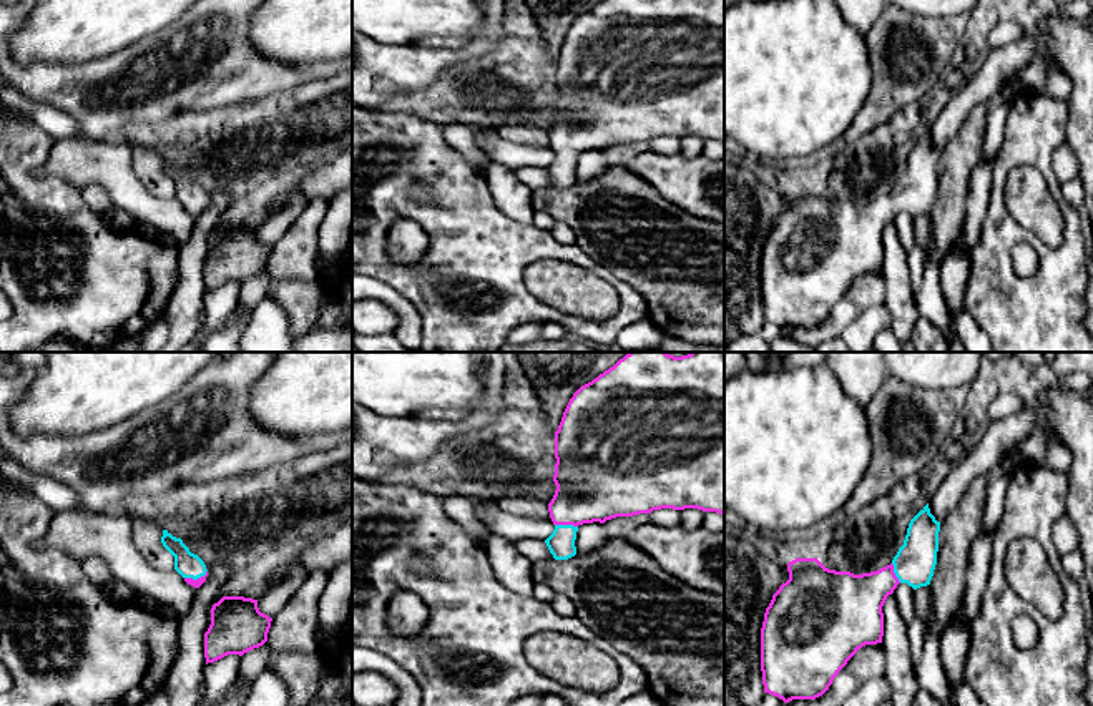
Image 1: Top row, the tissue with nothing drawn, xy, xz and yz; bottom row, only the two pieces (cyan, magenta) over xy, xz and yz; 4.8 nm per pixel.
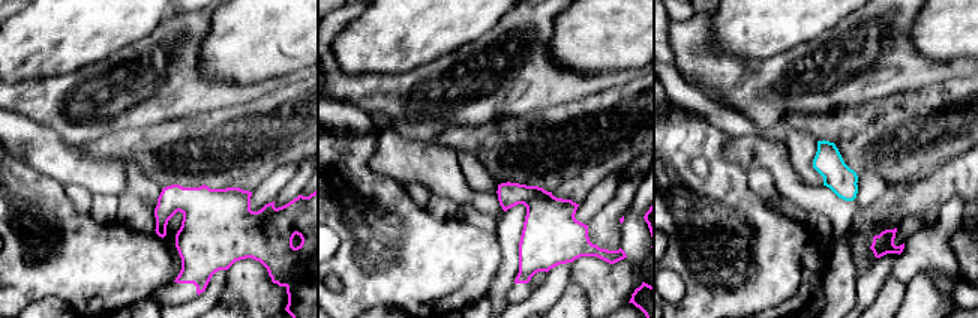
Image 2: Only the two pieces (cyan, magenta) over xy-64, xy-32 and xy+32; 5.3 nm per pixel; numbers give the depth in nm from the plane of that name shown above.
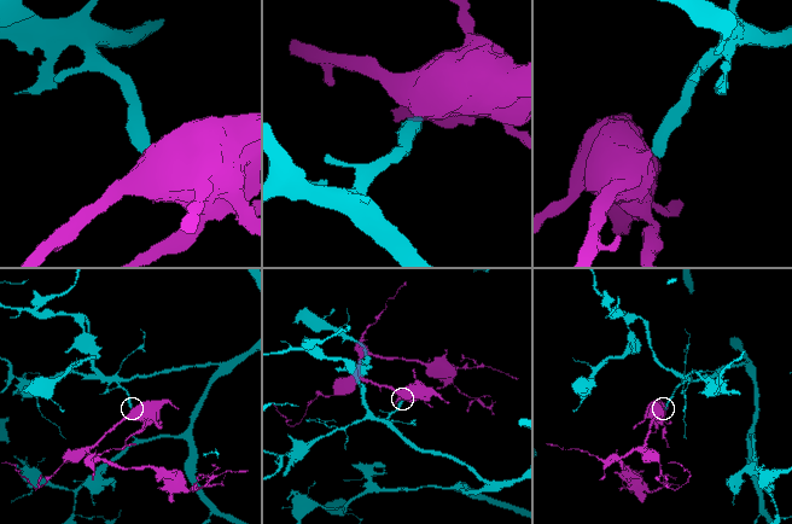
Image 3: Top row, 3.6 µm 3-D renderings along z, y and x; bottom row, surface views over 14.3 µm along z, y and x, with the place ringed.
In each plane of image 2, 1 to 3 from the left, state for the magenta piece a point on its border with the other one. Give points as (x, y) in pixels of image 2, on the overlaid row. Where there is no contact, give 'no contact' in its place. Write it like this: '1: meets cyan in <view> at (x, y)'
1: no contact
2: no contact
3: no contact

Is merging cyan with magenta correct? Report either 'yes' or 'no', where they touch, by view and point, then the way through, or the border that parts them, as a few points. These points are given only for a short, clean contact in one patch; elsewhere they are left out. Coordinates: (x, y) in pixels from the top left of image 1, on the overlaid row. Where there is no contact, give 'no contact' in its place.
yes; meets cyan in xz at (567, 525); runs through xz (560, 544), (567, 525), (567, 510), (595, 482)

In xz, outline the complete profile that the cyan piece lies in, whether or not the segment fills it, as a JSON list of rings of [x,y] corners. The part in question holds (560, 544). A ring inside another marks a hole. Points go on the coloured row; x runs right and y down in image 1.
[[[628,352],[613,367],[600,374],[591,382],[581,385],[570,399],[558,430],[555,432],[555,495],[548,503],[550,518],[555,525],[553,533],[545,540],[555,560],[568,560],[576,555],[576,532],[583,523],[600,522],[616,517],[633,517],[651,513],[653,510],[698,508],[724,515],[724,352],[689,352],[674,357],[668,352]]]

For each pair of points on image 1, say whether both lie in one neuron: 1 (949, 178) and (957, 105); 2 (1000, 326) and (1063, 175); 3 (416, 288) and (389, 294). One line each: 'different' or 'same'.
1: different
2: different
3: different

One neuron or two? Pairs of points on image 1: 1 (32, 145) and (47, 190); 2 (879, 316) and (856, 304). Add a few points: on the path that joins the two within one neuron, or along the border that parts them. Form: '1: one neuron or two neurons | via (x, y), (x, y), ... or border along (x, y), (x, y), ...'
1: one neuron | via (27, 158), (27, 176), (34, 183)
2: two neurons | border along (882, 303), (866, 309), (839, 334)

